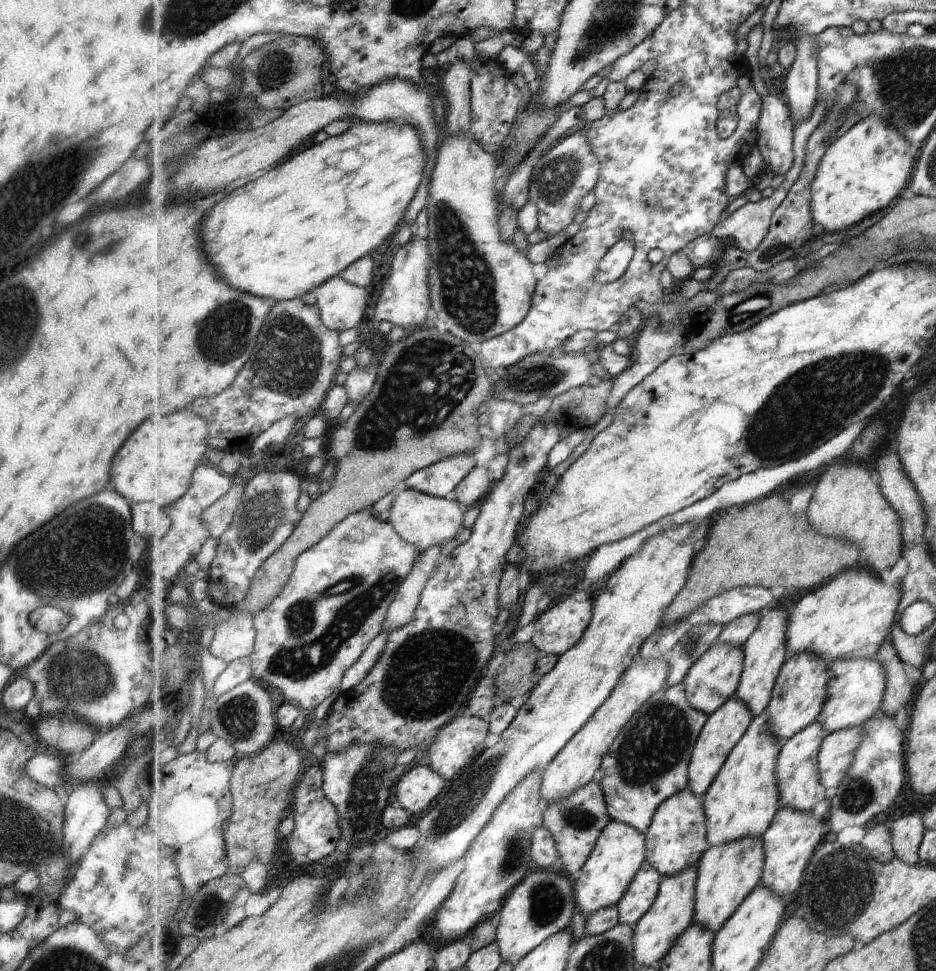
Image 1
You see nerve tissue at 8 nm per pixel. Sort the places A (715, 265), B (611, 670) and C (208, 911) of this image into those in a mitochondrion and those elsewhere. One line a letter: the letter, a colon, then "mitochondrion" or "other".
A: other
B: other
C: mitochondrion

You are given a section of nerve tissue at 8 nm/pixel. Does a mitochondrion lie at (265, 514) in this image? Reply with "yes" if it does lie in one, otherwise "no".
yes

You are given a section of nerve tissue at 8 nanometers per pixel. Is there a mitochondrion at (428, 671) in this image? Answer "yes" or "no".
yes

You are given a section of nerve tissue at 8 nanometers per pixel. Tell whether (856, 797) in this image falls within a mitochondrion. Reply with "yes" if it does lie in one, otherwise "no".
yes

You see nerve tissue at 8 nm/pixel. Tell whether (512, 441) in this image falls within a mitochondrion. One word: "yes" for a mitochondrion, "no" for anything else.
no

